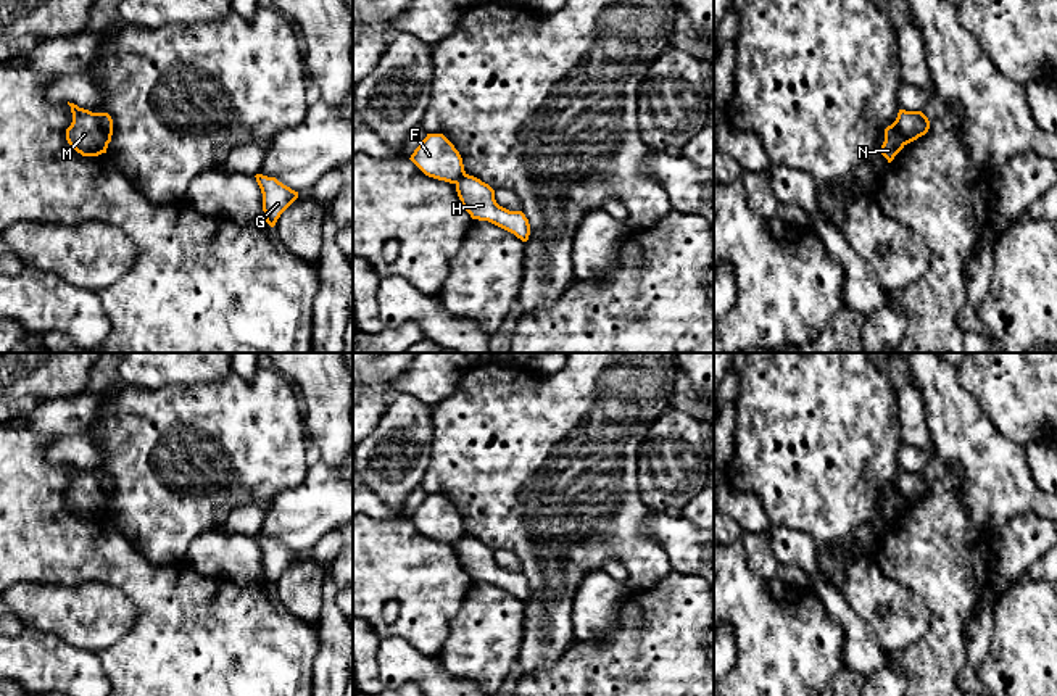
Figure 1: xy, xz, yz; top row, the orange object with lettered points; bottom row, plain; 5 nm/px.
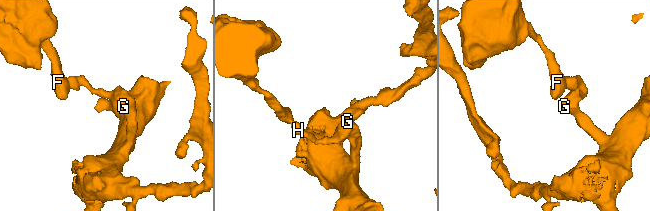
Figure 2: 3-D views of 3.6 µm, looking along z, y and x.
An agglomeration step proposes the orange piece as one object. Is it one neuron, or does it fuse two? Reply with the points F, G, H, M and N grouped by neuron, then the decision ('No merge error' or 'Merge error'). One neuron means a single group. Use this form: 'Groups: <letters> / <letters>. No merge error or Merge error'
Groups: F M N / G H. Merge error

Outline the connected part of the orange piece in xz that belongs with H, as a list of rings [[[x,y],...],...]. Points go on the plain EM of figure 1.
[[[464,535],[456,543],[456,553],[462,569],[472,580],[488,582],[522,603],[528,601],[530,585],[522,572],[509,572],[499,567],[495,561],[495,551],[480,540]]]

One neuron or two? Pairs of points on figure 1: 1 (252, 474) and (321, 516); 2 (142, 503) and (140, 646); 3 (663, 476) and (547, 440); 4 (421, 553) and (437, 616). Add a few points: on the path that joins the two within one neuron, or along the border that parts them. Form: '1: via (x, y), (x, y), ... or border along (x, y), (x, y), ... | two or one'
1: border along (308, 466), (298, 485), (269, 501) | two
2: border along (115, 526), (152, 561), (179, 561) | two
3: border along (648, 432), (637, 463), (637, 485), (645, 505) | two
4: via (434, 566), (434, 600) | one

